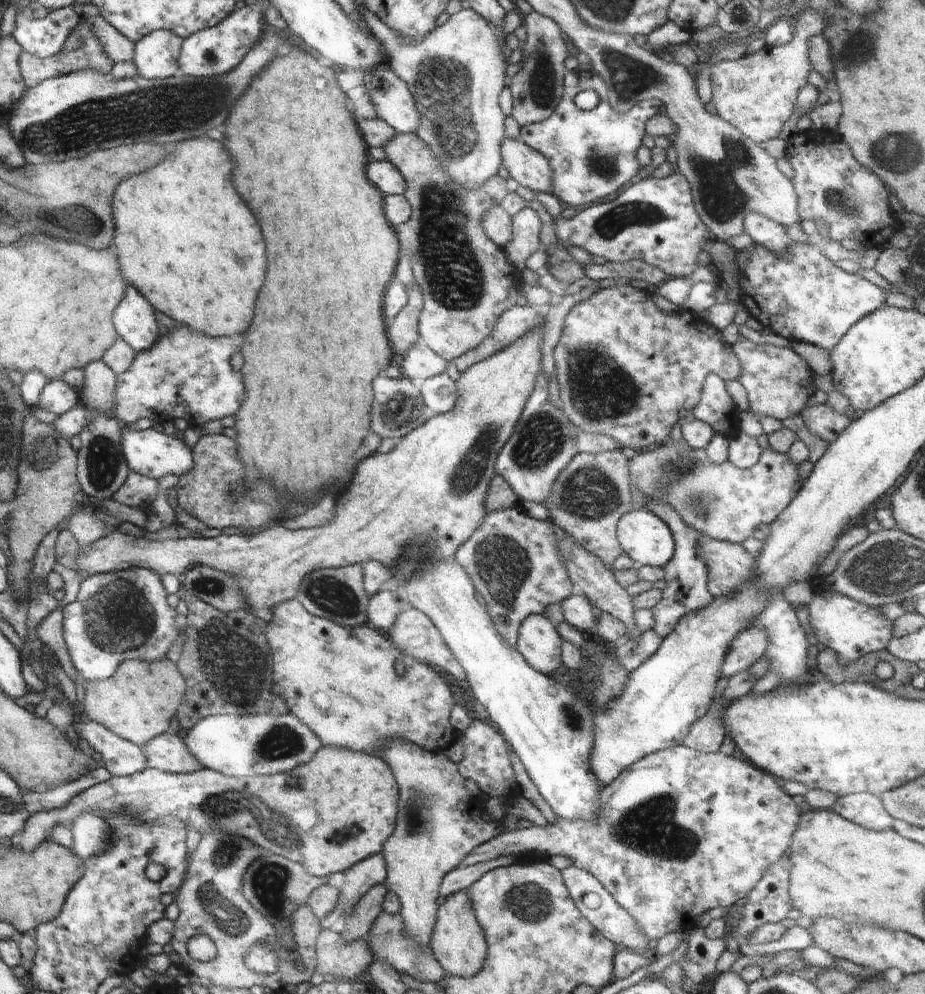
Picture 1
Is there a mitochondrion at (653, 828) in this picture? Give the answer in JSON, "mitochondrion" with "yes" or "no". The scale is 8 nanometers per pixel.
{"mitochondrion":"yes"}

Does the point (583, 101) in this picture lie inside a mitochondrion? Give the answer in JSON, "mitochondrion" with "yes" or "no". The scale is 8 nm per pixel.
{"mitochondrion":"no"}

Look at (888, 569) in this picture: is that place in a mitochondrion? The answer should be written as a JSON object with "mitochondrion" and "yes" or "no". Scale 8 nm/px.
{"mitochondrion":"yes"}

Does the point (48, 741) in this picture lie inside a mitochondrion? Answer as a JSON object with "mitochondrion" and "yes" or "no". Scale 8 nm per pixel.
{"mitochondrion":"no"}

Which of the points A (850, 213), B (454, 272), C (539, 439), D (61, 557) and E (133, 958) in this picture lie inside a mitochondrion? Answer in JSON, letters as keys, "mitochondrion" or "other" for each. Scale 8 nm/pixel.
{"A":"mitochondrion","B":"mitochondrion","C":"mitochondrion","D":"other","E":"other"}

